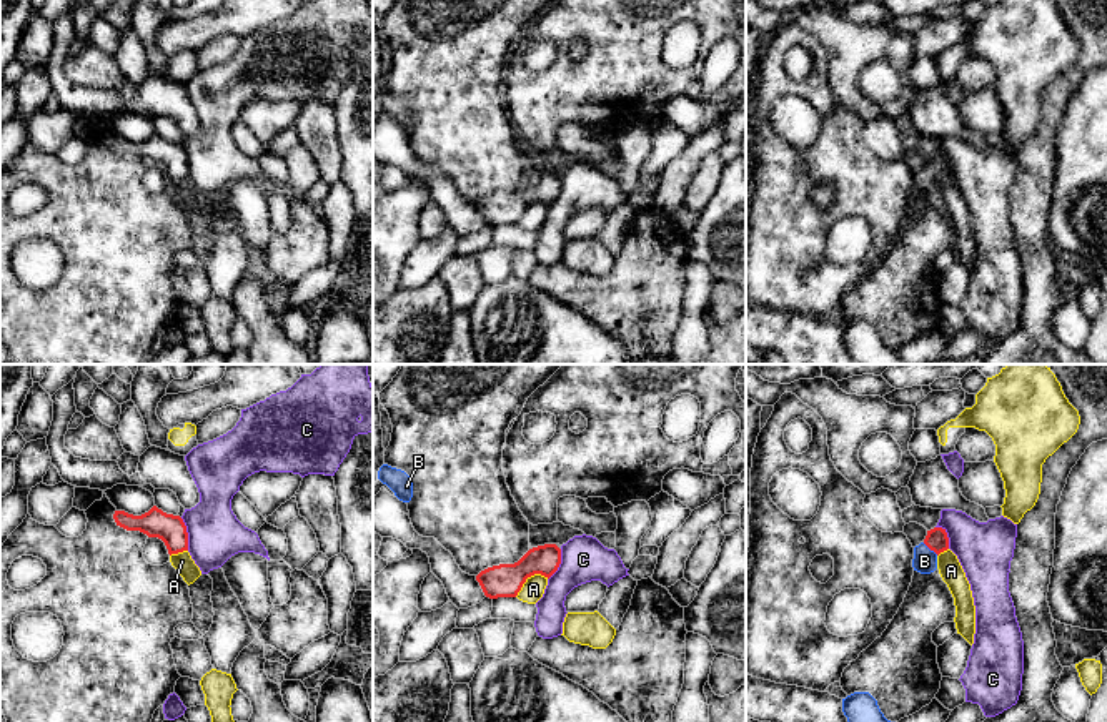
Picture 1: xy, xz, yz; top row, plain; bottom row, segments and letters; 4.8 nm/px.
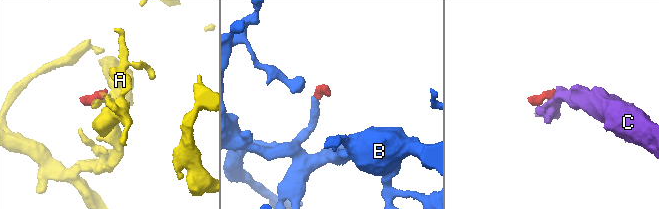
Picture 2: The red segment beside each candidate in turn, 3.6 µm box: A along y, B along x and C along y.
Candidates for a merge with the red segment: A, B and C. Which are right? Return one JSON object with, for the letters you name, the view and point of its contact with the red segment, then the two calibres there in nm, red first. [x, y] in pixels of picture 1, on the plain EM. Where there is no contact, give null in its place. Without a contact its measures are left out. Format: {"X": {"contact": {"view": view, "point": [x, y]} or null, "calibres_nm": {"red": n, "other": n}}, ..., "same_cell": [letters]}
{"B": {"contact": {"view": "yz", "point": [931, 177]}, "calibres_nm": {"red": 110, "other": 120}}, "same_cell": ["B"]}

